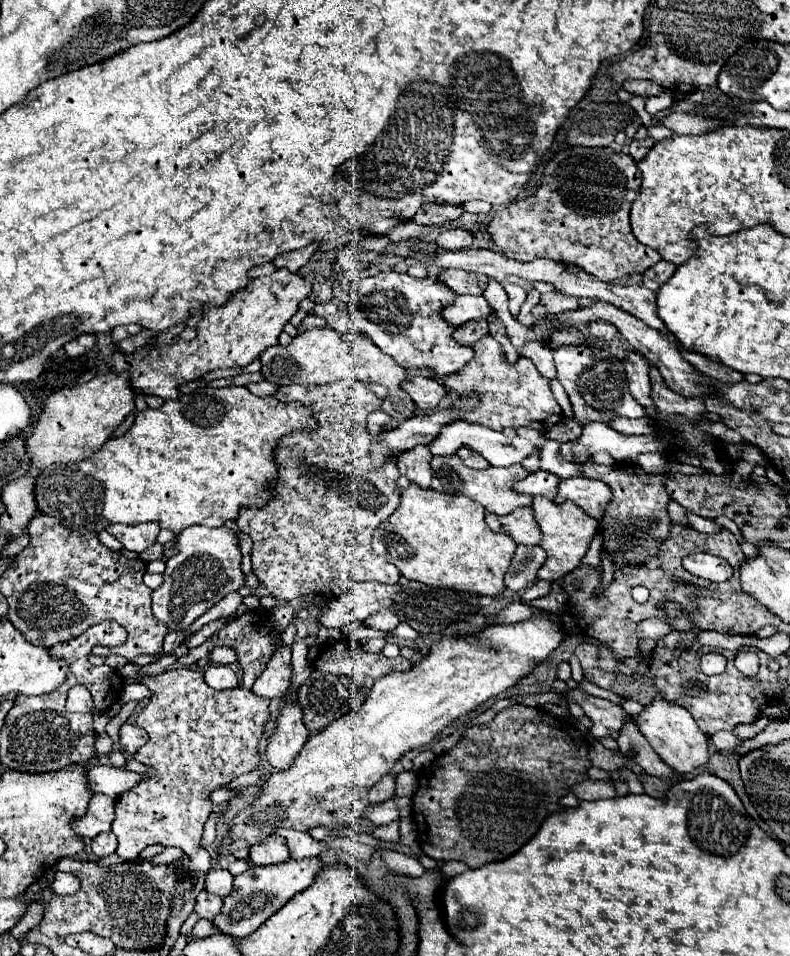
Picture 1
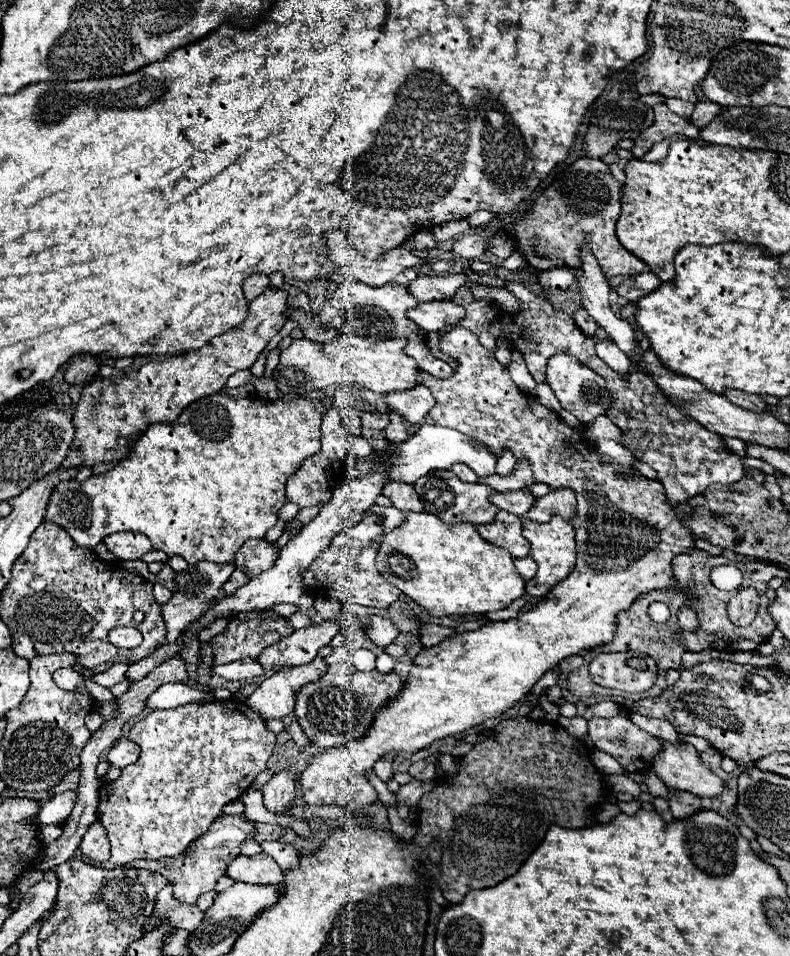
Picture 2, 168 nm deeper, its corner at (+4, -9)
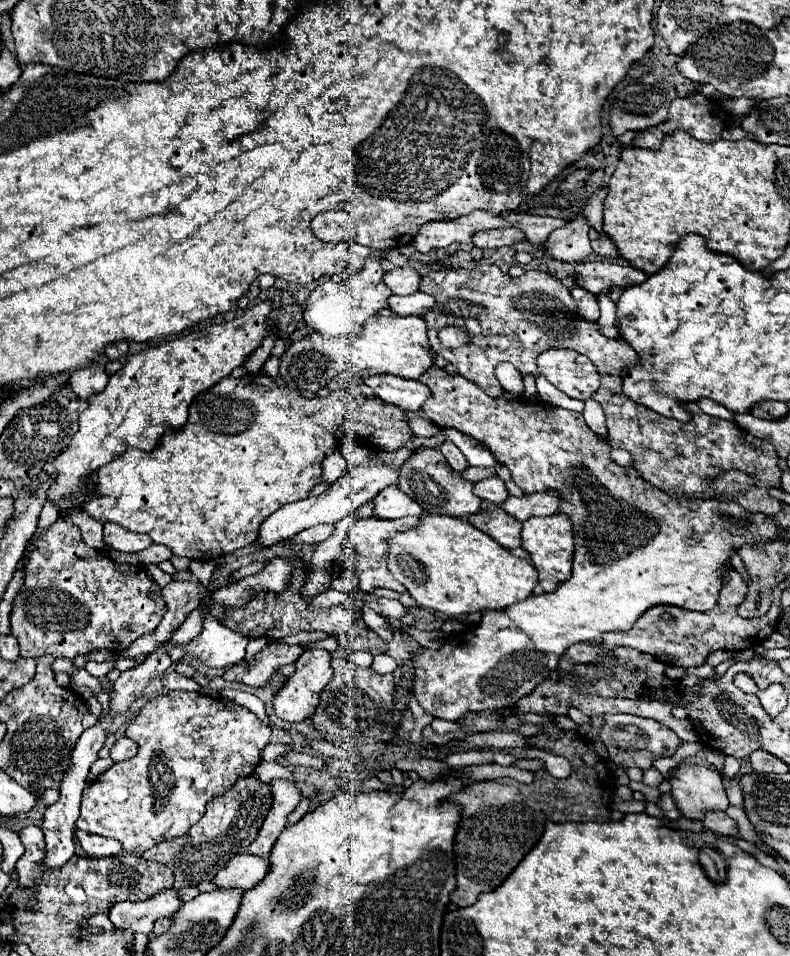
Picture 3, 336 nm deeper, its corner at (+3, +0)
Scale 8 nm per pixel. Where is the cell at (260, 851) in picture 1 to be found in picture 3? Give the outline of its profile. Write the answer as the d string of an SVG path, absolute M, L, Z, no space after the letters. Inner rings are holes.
M236 854L228 864L214 876L214 884L222 888L250 890L270 872L270 860L252 854Z

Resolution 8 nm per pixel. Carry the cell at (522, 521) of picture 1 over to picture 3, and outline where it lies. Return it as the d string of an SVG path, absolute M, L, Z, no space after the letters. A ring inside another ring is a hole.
M482 502L480 512L474 516L468 516L468 522L472 526L476 526L478 530L486 532L488 536L492 536L498 544L502 544L508 550L522 546L522 538L520 538L522 522L518 522L514 516L510 516L506 510L502 510L498 504Z

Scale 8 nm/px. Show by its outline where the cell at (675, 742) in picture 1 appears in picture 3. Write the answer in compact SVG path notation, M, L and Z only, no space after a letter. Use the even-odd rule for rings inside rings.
M680 764L670 776L672 798L686 818L702 820L706 810L726 810L728 796L718 770L698 764Z

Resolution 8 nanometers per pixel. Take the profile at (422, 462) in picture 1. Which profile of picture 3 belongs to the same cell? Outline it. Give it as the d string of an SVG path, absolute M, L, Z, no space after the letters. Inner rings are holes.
M398 486L384 488L374 498L374 516L378 518L402 518L402 516L422 516L422 508L410 496L406 496Z

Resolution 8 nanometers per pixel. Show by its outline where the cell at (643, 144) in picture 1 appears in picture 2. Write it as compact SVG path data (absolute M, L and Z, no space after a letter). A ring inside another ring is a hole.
M657 105L655 107L655 123L645 129L645 133L641 133L641 137L635 139L635 147L631 149L633 157L641 159L645 153L651 151L651 147L667 137L673 135L681 135L687 139L699 139L699 127L695 127L689 119L679 117L677 113L673 113L667 105Z

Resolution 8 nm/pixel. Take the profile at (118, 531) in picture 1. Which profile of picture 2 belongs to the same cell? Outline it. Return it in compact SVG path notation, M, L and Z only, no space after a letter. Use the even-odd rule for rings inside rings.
M111 533L103 539L107 549L119 559L141 559L147 551L151 551L151 541L143 533Z

